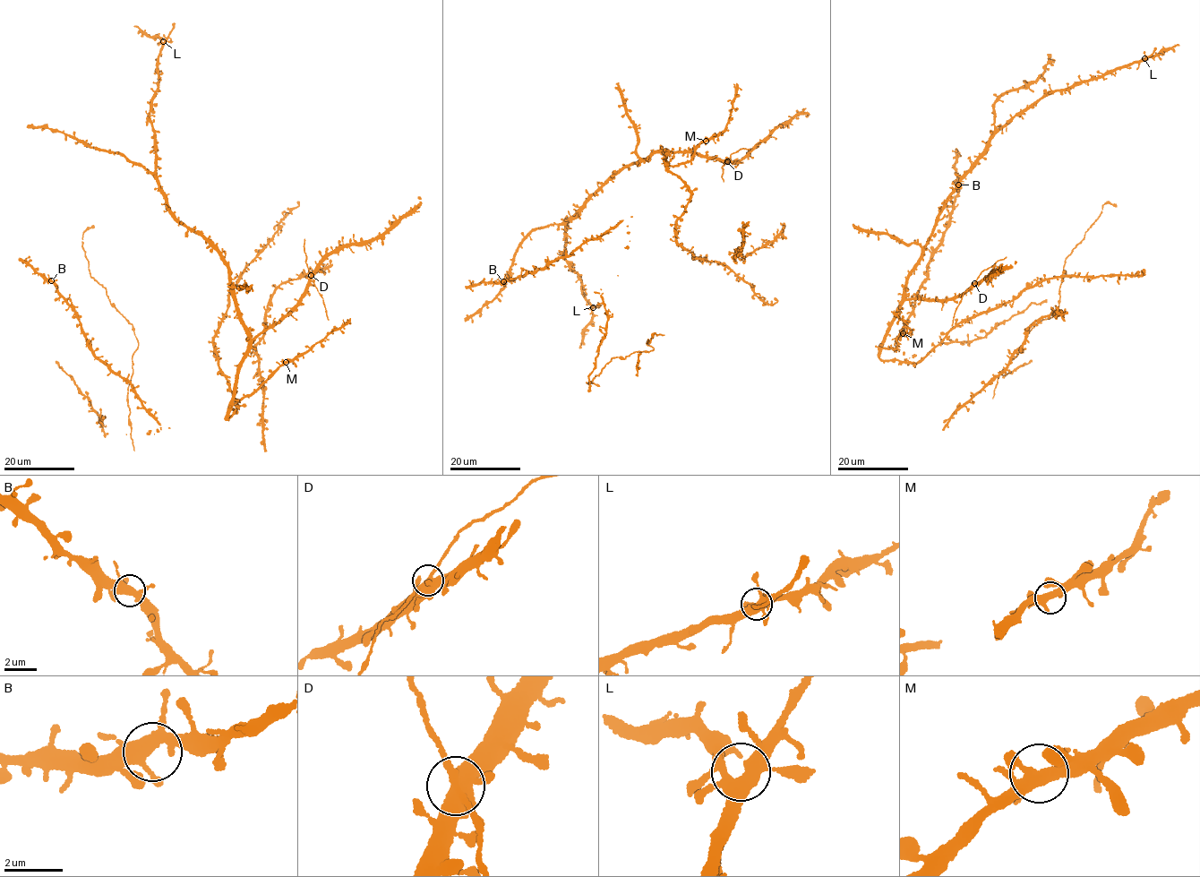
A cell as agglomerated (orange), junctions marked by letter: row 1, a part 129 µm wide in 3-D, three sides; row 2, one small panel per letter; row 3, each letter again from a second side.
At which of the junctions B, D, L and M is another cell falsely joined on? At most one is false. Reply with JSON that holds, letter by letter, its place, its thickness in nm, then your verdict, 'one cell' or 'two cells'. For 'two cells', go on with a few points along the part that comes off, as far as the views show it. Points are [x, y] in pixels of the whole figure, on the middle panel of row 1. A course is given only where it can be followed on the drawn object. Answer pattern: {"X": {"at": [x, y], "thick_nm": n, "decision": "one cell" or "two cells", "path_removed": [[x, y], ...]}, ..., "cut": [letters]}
{"B": {"at": [503, 281], "thick_nm": 400, "decision": "one cell"}, "D": {"at": [727, 161], "thick_nm": 440, "decision": "one cell"}, "L": {"at": [593, 307], "thick_nm": 440, "decision": "one cell"}, "M": {"at": [706, 141], "thick_nm": 360, "decision": "one cell"}, "cut": []}

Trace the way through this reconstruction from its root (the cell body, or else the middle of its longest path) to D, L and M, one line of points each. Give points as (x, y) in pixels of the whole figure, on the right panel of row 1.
D: (880, 348), (899, 304), (912, 299), (947, 301), (973, 283)
L: (880, 348), (902, 301), (905, 279), (948, 198), (1000, 127), (1045, 96), (1144, 58)
M: (880, 348), (894, 350), (899, 343), (899, 334), (903, 333)

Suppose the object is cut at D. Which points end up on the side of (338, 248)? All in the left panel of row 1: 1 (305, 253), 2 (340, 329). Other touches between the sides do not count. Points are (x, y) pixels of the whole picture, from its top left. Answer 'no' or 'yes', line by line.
1: no
2: yes

